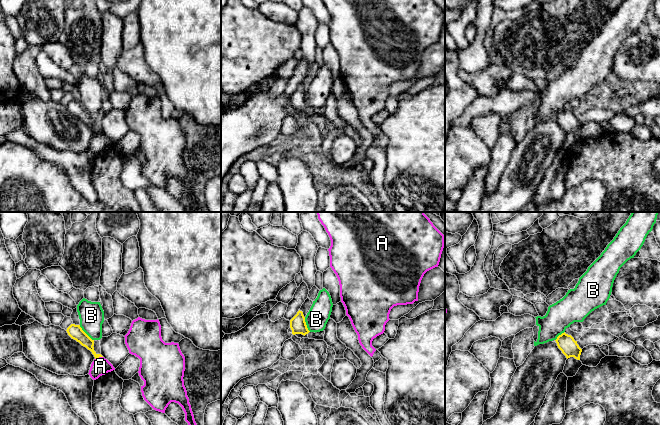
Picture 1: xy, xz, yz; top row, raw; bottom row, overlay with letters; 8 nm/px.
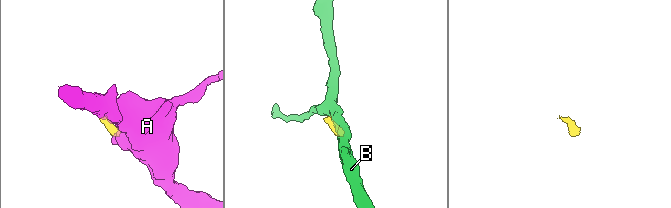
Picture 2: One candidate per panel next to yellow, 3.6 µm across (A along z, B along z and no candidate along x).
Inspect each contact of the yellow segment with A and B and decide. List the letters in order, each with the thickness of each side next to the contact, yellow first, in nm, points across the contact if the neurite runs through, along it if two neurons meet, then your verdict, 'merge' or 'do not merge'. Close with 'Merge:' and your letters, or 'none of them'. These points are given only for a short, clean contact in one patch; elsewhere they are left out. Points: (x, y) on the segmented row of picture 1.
A: 100 nm thick on the yellow side, 150 nm on the other; border along xy (102, 356), (95, 359); do not merge
B: 110 nm thick on the yellow side, 200 nm on the other; border along xy (79, 325), (93, 340); do not merge
Merge: none of them

